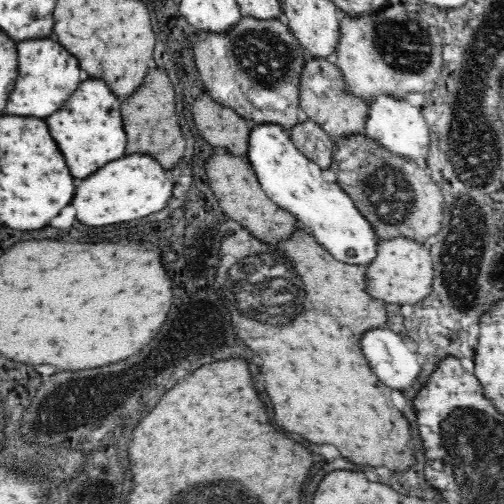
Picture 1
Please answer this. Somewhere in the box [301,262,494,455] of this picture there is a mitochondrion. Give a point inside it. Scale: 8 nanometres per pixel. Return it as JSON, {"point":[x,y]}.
{"point":[447,286]}

